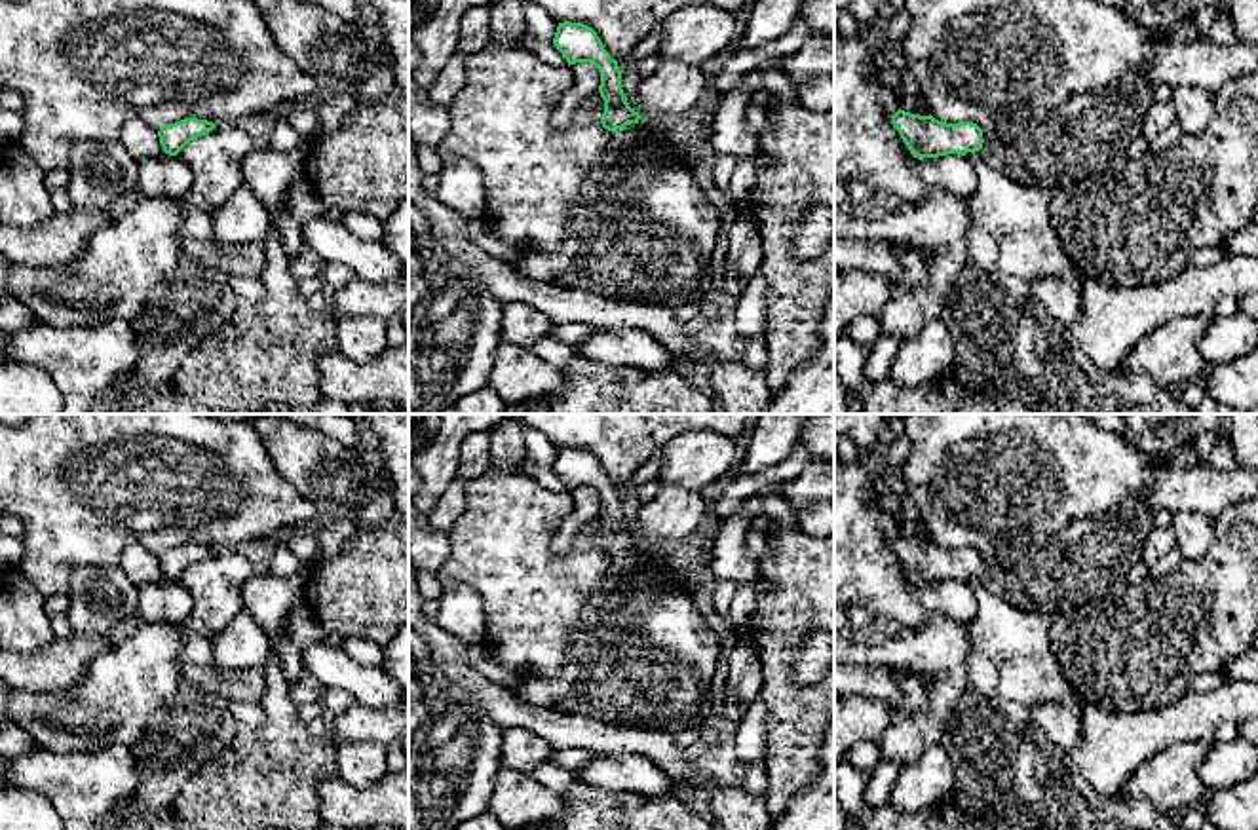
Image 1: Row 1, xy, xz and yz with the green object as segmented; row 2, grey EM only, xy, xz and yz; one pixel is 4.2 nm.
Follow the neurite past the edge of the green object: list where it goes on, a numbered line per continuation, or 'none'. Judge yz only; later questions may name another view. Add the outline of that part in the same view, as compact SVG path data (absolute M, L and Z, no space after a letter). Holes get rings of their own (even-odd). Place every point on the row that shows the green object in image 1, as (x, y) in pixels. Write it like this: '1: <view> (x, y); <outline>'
1: yz (1074, 141); M1129 72L1114 85L1076 95L1051 112L1028 112L1000 127L982 129L979 154L992 169L1024 186L1051 192L1060 186L1074 186L1108 169L1110 160L1142 135L1142 120L1153 104L1152 89L1153 84L1144 74Z

